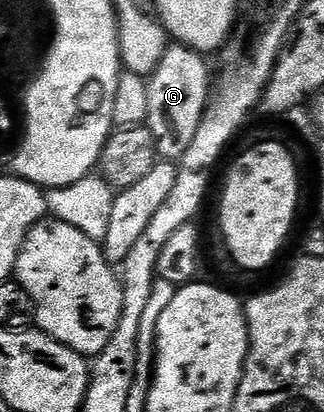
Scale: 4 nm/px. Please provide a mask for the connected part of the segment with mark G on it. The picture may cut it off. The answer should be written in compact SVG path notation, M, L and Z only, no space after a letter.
M181 44L167 45L164 56L154 74L148 78L148 117L145 125L149 126L152 136L156 140L159 155L166 160L180 160L184 152L196 140L196 128L200 128L200 120L206 111L206 104L212 93L212 70L206 67L207 59L198 51Z

